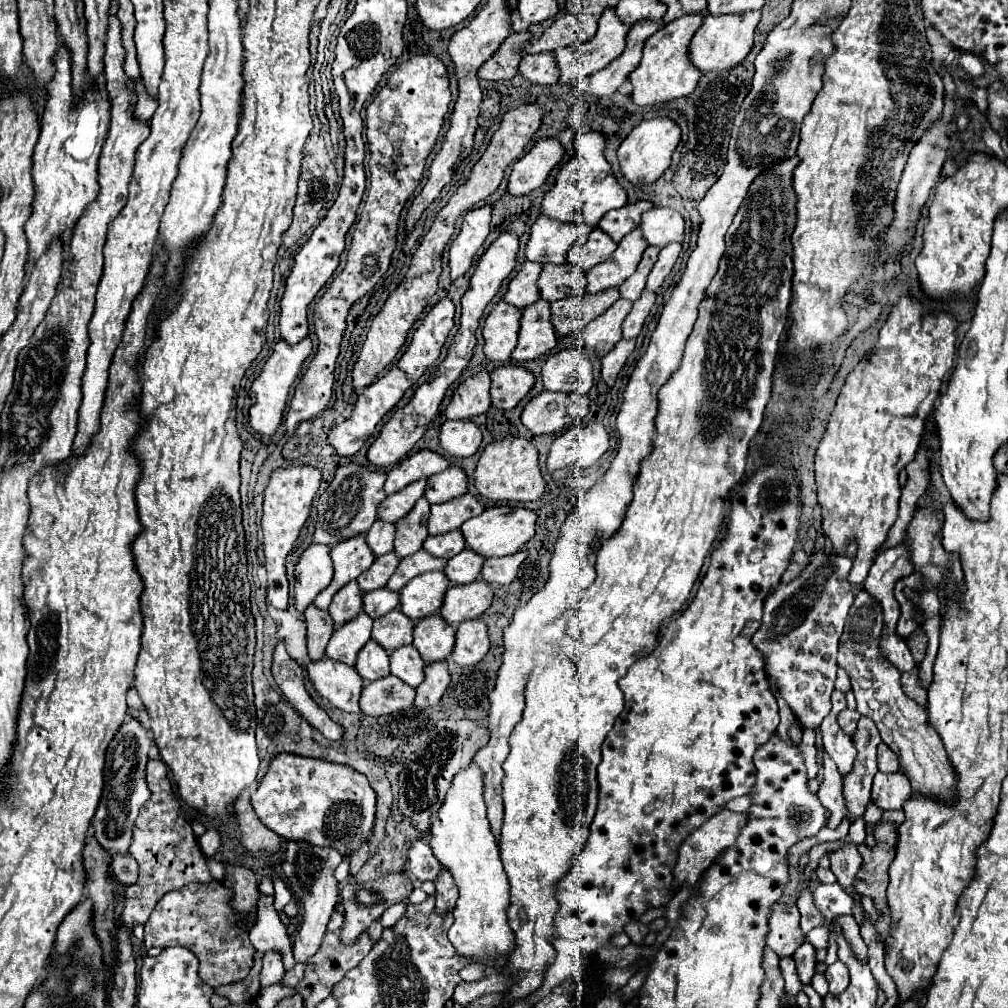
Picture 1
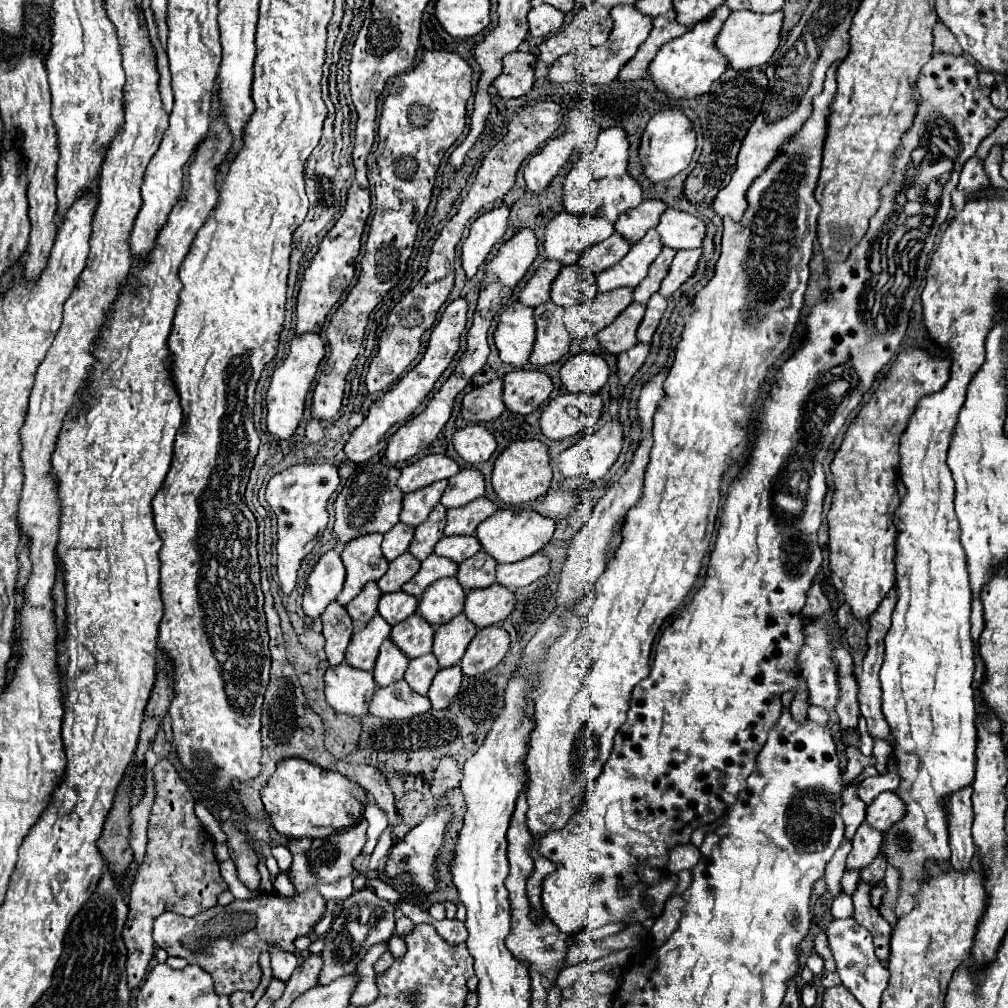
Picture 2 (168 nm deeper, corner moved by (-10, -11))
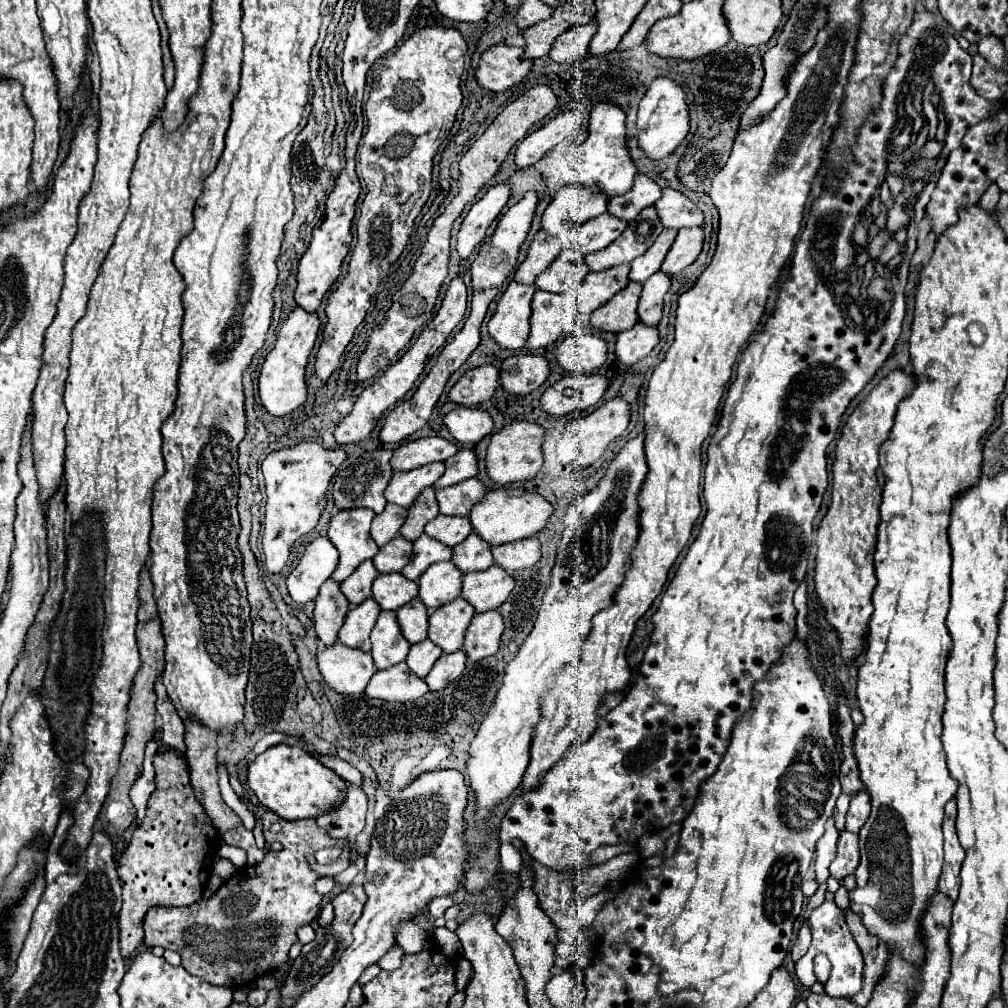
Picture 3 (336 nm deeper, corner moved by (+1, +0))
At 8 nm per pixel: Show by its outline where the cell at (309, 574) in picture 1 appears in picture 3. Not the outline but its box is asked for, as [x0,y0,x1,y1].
[287,537,339,603]

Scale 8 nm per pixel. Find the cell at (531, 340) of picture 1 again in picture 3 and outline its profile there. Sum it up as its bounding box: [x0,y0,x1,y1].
[527,291,561,349]

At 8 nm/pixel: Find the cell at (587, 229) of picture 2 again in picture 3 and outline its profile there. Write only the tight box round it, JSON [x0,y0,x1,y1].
[541,185,609,235]

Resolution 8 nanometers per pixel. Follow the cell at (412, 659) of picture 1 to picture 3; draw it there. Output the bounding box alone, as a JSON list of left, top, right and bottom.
[407,639,443,677]

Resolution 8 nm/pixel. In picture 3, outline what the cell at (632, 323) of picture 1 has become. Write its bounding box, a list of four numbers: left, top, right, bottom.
[639,271,671,325]

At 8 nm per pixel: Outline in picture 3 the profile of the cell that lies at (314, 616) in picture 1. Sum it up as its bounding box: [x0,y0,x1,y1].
[313,579,349,647]

